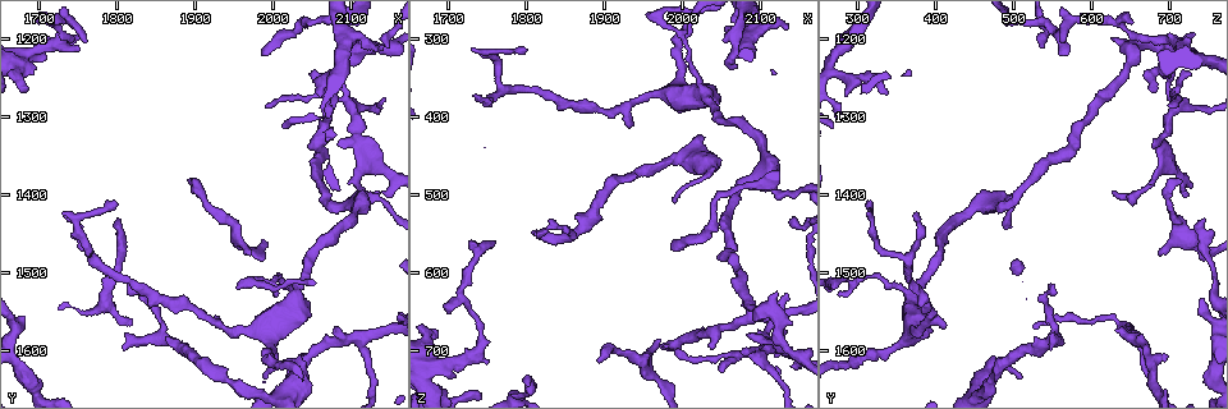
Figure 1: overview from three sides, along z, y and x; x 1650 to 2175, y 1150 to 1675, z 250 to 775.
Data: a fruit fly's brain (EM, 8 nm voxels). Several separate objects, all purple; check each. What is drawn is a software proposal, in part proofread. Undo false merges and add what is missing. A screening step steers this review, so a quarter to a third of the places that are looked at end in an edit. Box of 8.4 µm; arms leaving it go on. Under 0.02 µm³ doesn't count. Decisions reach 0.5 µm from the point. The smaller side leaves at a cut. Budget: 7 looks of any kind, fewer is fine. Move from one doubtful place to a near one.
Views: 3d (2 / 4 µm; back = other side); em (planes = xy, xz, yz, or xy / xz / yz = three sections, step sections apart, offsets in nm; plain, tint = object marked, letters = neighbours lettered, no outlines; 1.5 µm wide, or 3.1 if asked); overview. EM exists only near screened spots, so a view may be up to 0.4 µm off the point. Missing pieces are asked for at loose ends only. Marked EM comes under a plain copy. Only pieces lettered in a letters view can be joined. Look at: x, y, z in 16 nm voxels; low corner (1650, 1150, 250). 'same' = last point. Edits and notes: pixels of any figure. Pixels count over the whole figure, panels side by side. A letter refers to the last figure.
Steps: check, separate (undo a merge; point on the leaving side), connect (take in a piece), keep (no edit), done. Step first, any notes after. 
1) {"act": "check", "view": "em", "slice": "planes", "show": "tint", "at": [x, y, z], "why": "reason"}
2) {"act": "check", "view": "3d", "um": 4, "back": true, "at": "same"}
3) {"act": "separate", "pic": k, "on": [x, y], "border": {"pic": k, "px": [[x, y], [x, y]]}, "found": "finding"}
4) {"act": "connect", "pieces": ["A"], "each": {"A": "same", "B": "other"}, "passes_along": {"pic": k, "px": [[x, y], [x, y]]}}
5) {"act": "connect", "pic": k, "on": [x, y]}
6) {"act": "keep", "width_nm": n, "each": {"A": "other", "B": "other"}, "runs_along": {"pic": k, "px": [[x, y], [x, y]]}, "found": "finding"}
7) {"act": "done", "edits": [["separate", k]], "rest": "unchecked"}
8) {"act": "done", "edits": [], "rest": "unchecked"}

{"act": "check", "view": "em", "slice": "xz", "step": 4, "show": "tint", "at": [1990, 1290, 700], "why": "thin end"}

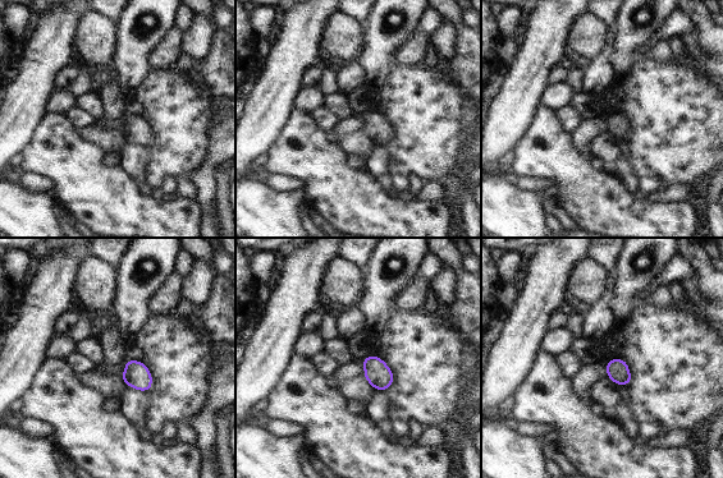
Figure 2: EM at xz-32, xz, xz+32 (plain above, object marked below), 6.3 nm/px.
{"act": "check", "view": "em", "slice": "planes", "show": "letters", "at": "same", "why": "another direction"}

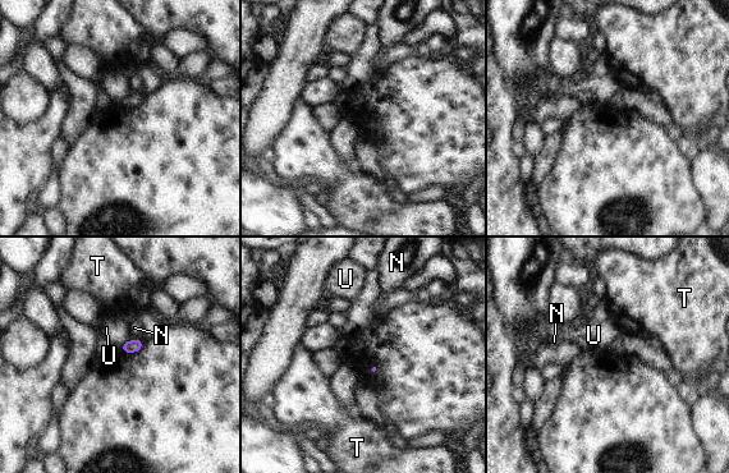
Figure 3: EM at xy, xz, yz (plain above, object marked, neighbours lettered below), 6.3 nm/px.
{"act": "keep", "longest_contact_nm": ["U", 80], "each": {"N": "other", "T": "other", "U": "other"}, "found": "no lettered piece goes on from it"}

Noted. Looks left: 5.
{"act": "check", "view": "em", "slice": "planes", "show": "letters", "at": [2135, 1395, 630], "why": "an open end"}

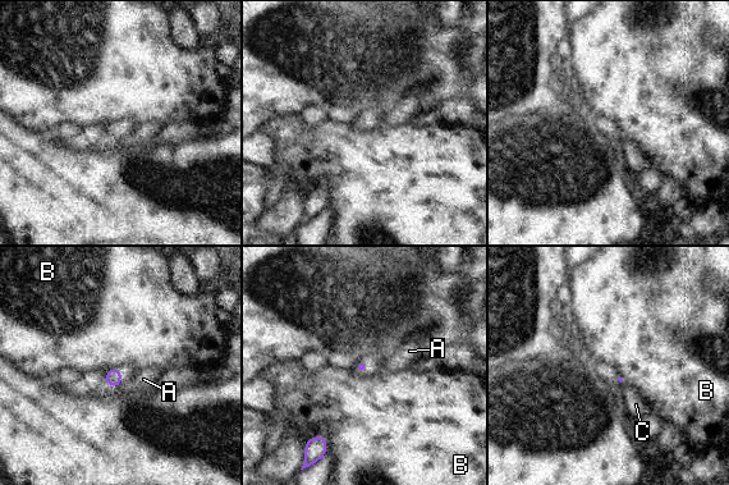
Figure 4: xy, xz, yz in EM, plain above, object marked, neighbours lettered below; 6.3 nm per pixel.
{"act": "keep", "each": {"A": "other", "B": "other", "C": "other"}, "border": {"pic": 4, "px": [[310, 438], [324, 437], [326, 448]]}, "found": "none of them fits"}

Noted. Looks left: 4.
{"act": "check", "view": "3d", "um": 2, "back": true, "at": [1995, 1635, 510]}

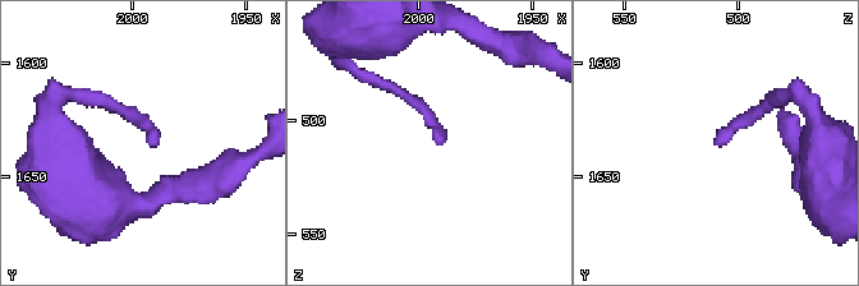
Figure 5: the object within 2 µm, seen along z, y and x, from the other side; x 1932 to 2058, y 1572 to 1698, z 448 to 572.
{"act": "check", "view": "em", "slice": "planes", "show": "letters", "at": [1994, 1634, 509], "why": "need the tissue"}

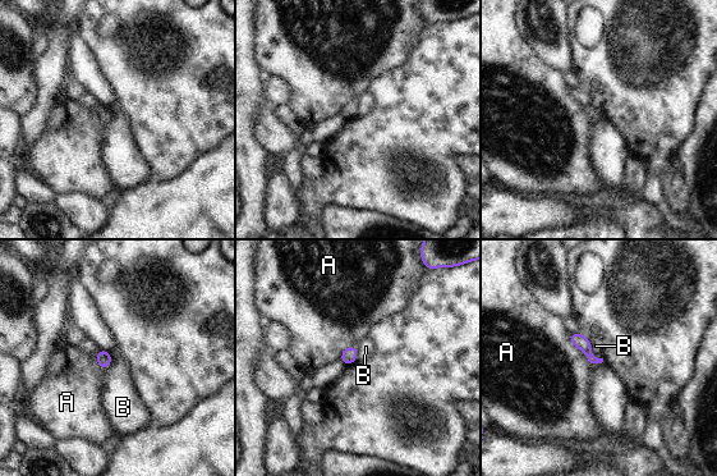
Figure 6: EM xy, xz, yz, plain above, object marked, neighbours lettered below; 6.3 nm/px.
{"act": "keep", "each": {"A": "other", "B": "other"}, "border": {"pic": 6, "px": [[101, 347], [111, 358], [104, 370]]}, "found": "no lettered piece goes on from it"}

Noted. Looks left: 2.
{"act": "done", "edits": [], "rest": "unchecked"}

